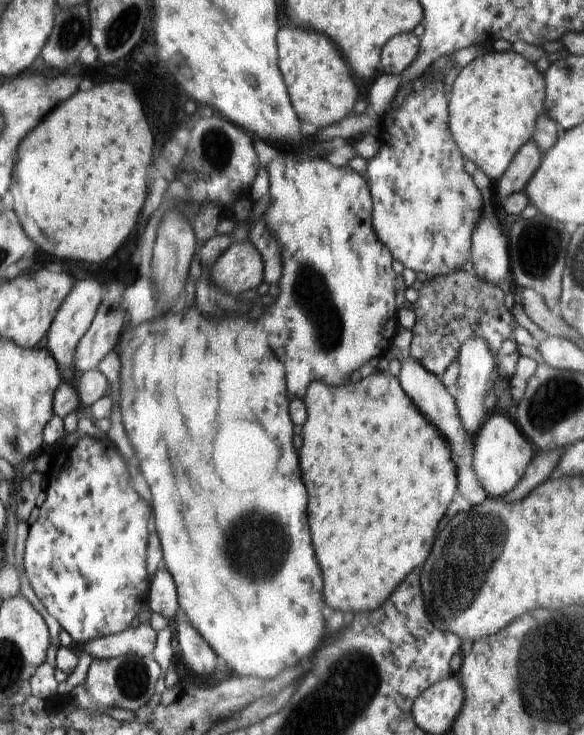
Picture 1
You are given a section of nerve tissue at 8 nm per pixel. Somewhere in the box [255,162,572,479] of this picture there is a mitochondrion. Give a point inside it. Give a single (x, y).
(310, 286)

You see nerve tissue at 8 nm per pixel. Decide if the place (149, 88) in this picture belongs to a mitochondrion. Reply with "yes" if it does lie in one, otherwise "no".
no

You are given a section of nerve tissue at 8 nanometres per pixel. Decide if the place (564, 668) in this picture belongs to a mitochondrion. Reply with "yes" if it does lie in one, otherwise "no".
yes

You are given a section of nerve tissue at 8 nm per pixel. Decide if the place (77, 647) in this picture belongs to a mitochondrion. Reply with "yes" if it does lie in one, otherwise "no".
no

